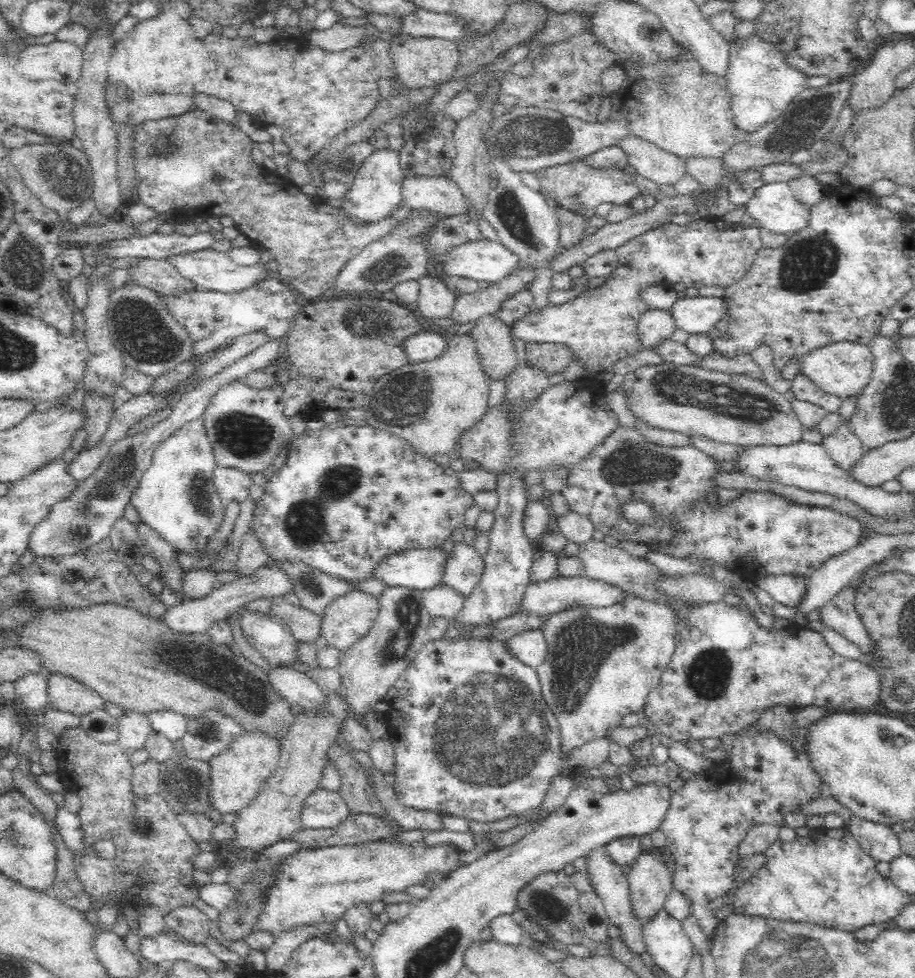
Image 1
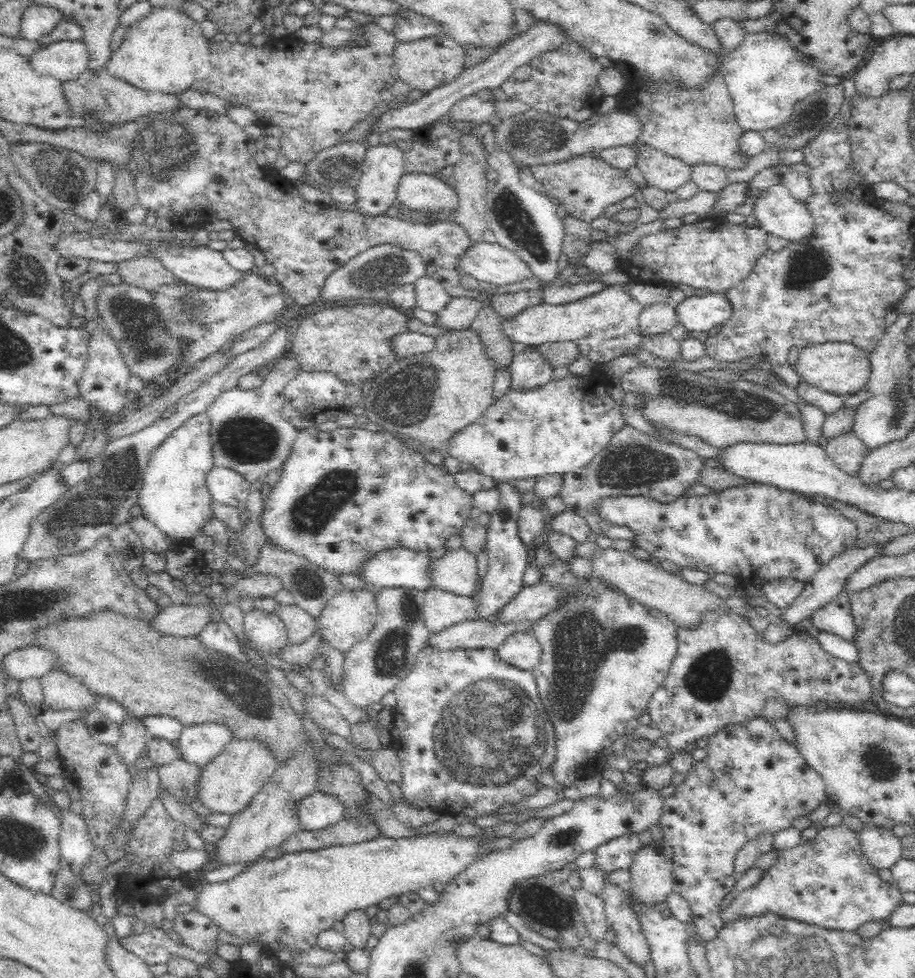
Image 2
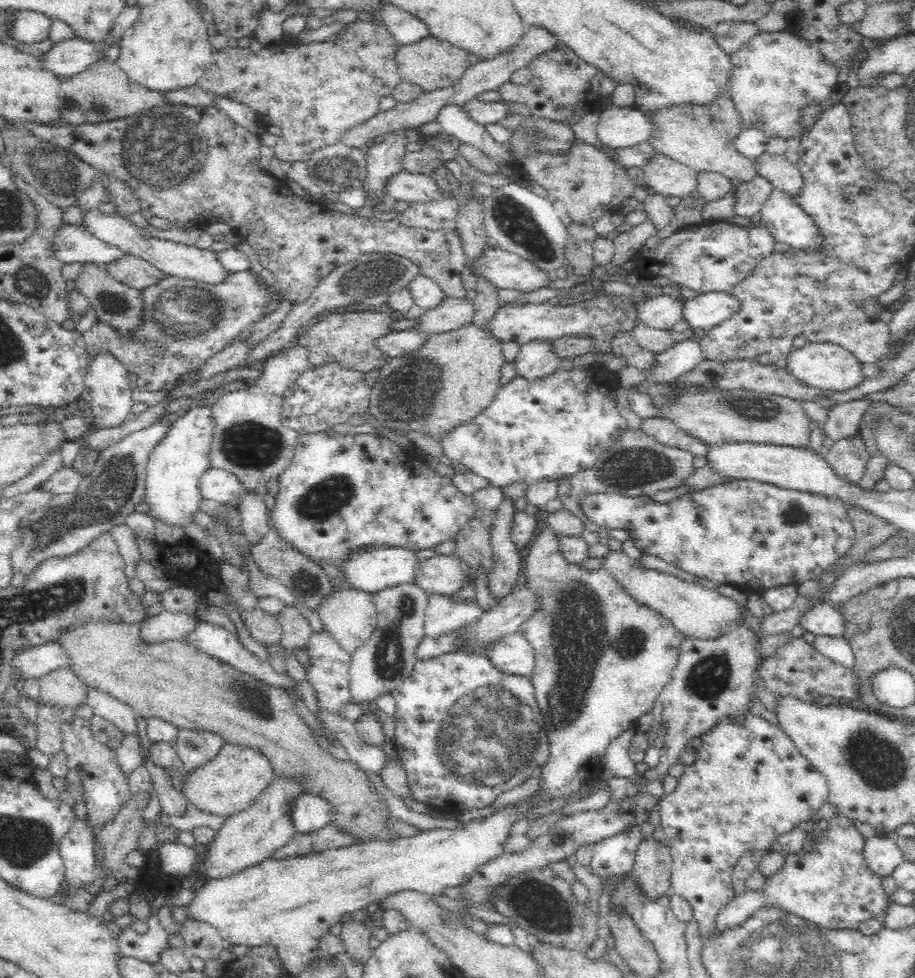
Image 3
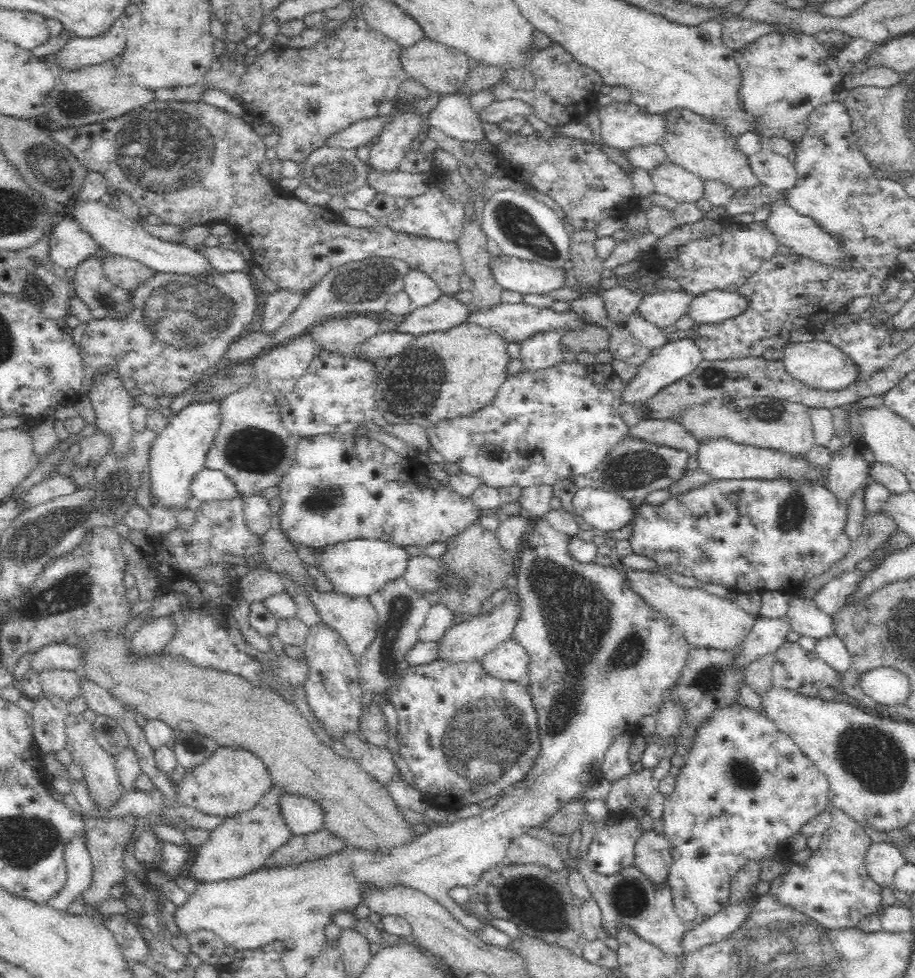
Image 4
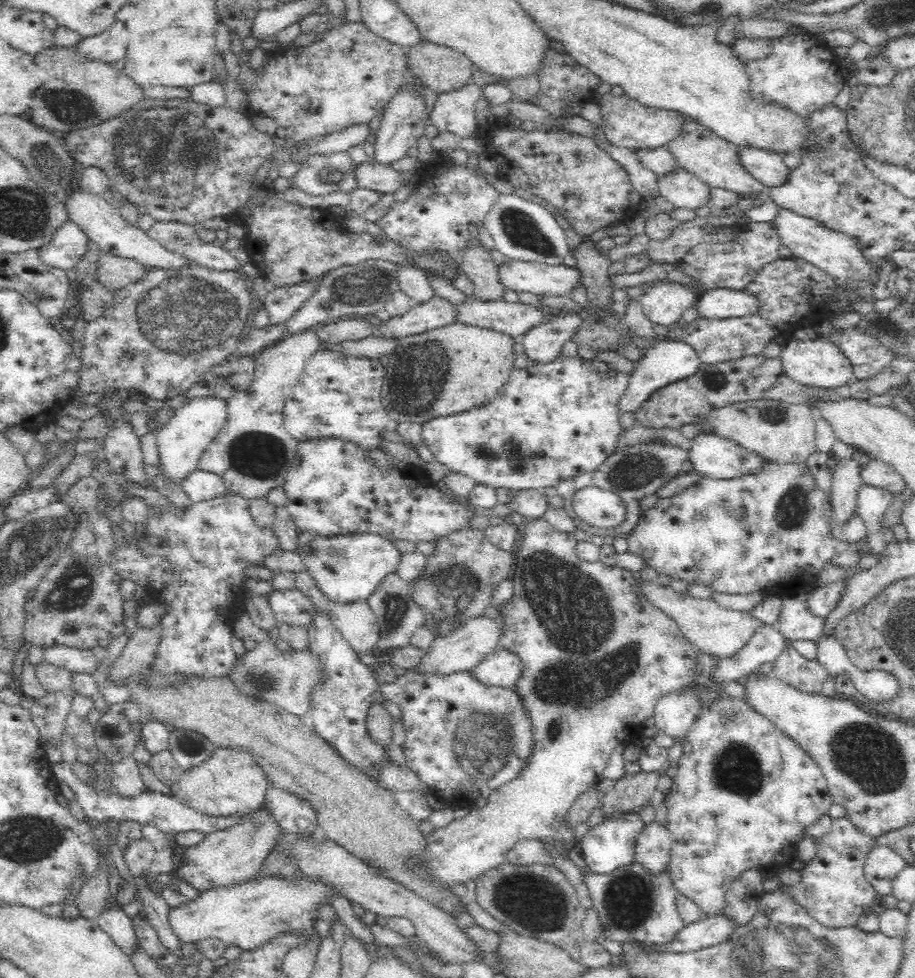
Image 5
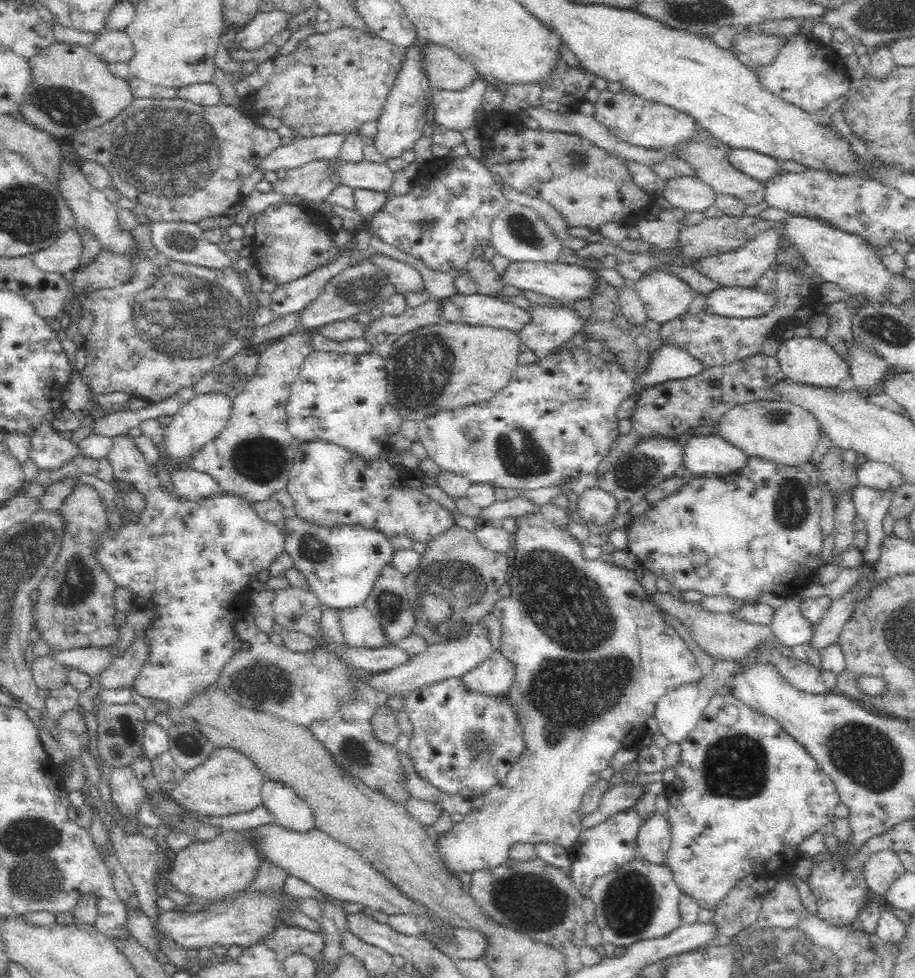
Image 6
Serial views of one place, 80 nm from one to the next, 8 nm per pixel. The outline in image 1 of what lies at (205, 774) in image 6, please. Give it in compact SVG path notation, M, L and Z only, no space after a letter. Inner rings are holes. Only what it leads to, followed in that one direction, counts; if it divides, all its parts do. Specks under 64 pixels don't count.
M256 729L244 731L221 753L213 756L210 763L210 797L212 806L222 815L237 813L246 808L258 796L265 780L276 770L280 760L281 740L268 731Z

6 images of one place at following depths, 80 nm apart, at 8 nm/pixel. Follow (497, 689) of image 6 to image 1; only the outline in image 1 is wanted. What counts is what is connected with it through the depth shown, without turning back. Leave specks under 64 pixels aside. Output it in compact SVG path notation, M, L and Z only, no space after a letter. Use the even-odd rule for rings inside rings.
M530 629L516 634L509 639L510 649L522 662L536 668L544 662L548 654L545 632L540 629Z

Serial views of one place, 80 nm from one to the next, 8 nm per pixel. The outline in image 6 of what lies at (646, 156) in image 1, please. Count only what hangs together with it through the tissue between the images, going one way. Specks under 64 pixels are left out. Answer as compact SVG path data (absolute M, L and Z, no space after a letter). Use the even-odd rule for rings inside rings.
M682 175L663 180L660 197L670 202L673 208L702 212L714 204L715 194L713 188L698 177Z

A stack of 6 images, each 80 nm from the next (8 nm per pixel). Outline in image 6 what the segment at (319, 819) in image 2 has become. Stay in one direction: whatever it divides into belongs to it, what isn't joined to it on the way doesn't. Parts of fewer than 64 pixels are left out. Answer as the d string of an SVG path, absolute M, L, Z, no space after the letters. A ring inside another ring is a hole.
M265 779L262 802L263 807L272 815L274 825L298 833L316 828L310 805L281 782Z

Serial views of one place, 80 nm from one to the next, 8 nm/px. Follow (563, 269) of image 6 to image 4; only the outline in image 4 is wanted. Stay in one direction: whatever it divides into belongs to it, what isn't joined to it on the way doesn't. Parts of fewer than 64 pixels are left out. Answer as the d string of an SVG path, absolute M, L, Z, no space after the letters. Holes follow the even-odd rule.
M501 253L489 258L490 274L506 290L523 294L546 294L564 285L566 276L561 268L550 268L516 255Z

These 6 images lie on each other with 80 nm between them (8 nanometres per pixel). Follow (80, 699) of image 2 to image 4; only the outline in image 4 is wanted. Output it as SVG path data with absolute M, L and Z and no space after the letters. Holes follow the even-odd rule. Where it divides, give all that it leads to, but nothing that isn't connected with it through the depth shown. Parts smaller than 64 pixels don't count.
M42 670L39 674L41 694L45 698L74 697L74 700L81 694L80 673L71 670Z

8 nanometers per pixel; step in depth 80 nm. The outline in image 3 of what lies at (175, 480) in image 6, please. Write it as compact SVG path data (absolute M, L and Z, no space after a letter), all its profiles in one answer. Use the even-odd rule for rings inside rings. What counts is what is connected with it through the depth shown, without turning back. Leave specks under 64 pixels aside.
M210 467L200 478L203 497L216 500L230 507L239 508L243 499L252 491L240 482L234 473Z

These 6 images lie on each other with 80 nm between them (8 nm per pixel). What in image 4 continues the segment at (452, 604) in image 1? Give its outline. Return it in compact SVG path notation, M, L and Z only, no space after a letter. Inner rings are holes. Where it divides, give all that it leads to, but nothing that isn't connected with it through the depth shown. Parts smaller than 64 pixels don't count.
M440 601L431 604L423 627L419 630L419 641L442 640L448 629L457 623L456 620L458 620L458 615L446 603Z

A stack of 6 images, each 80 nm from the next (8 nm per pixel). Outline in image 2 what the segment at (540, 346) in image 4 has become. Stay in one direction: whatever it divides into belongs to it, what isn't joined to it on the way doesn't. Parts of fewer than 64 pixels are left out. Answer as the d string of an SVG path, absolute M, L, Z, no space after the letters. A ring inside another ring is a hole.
M531 347L528 348L530 349L515 355L514 361L509 369L510 391L514 391L514 393L540 389L547 386L553 380L552 368L548 366L548 363L544 362L542 356L536 355Z

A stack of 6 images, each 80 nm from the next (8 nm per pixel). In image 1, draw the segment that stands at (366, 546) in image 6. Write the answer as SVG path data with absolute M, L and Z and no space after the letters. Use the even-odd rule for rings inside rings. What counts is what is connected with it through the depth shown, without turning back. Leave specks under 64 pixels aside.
M413 548L384 558L374 578L387 586L426 590L442 585L450 552L442 548Z

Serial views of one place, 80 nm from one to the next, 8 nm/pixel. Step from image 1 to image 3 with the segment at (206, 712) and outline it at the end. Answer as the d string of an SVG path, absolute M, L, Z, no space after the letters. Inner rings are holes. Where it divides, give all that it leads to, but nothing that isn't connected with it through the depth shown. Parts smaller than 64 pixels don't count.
M179 729L173 744L185 769L192 771L216 758L225 742L222 733L212 729Z

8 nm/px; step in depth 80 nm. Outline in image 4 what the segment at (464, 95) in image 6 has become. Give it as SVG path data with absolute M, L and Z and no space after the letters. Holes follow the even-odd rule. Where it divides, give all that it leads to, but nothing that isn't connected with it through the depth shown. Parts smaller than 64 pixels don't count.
M447 94L440 100L440 104L436 104L436 110L432 110L428 124L460 142L488 144L482 122L472 111L468 98L470 96Z

